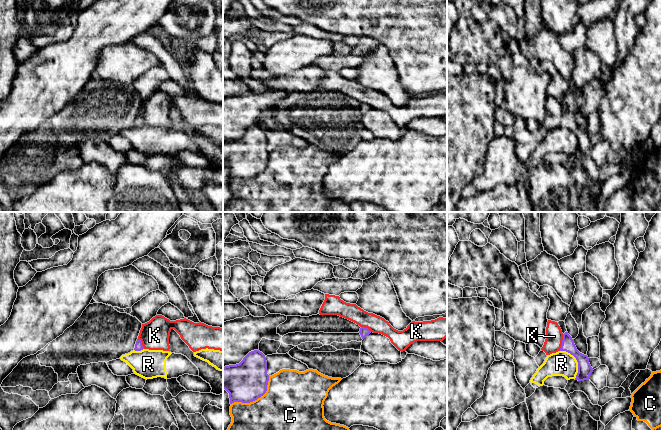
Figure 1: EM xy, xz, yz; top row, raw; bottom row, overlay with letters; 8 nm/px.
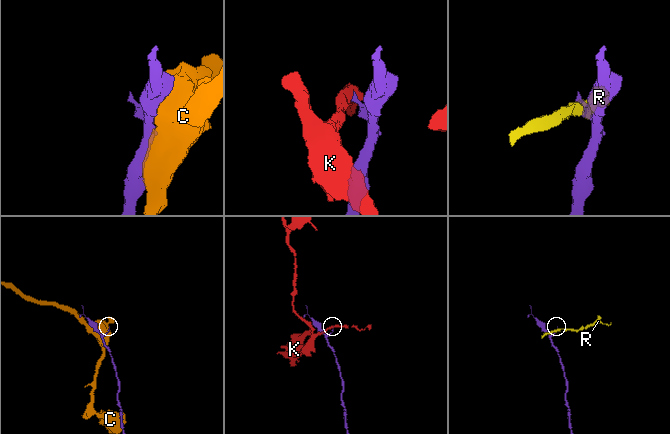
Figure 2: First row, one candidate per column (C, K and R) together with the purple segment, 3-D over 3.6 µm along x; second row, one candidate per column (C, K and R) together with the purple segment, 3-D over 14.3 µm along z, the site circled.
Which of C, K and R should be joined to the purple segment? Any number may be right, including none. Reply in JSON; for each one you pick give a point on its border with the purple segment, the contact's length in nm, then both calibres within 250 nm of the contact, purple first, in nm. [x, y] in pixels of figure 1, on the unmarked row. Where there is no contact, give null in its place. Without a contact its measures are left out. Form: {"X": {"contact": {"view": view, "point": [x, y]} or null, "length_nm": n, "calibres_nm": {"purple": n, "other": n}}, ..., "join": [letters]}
{"join": []}

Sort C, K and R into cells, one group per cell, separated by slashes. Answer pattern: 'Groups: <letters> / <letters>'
Groups: C / K / R

